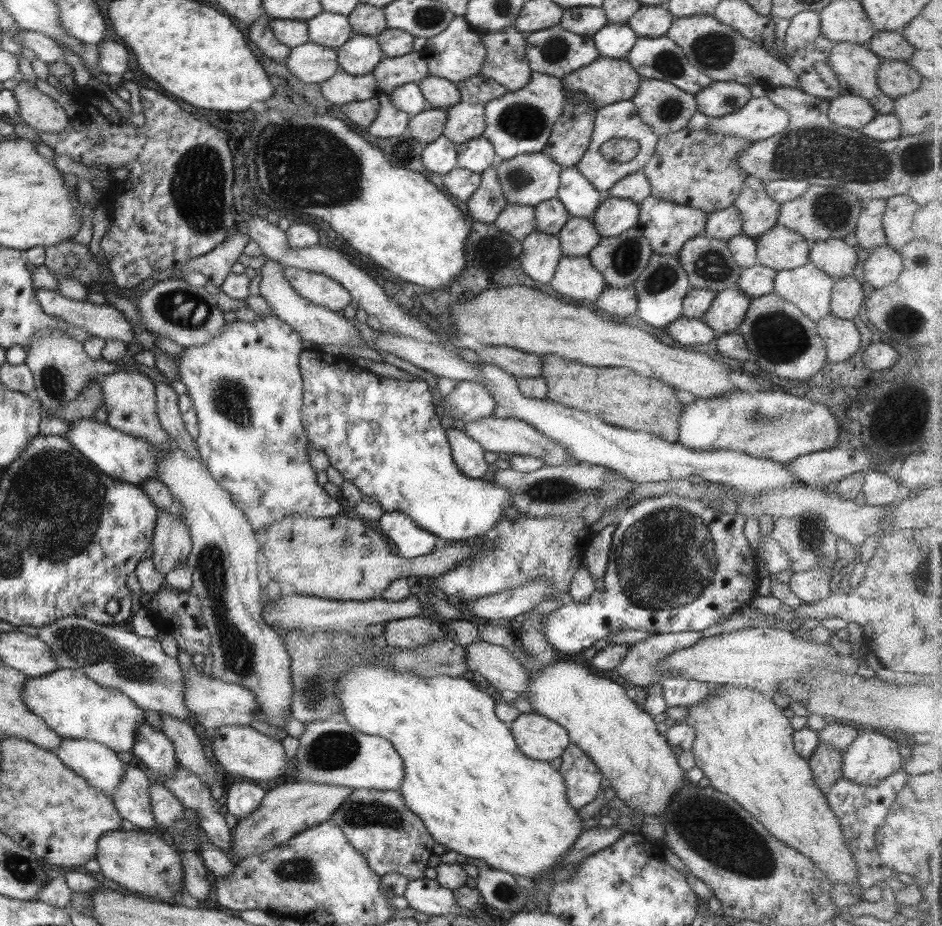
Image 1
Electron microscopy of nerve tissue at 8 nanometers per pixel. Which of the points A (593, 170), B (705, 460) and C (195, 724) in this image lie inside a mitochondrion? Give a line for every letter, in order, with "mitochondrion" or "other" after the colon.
A: other
B: other
C: other

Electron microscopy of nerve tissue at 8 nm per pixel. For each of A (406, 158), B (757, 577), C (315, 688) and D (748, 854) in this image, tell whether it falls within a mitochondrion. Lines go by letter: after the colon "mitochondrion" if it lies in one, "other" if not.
A: other
B: other
C: mitochondrion
D: mitochondrion

